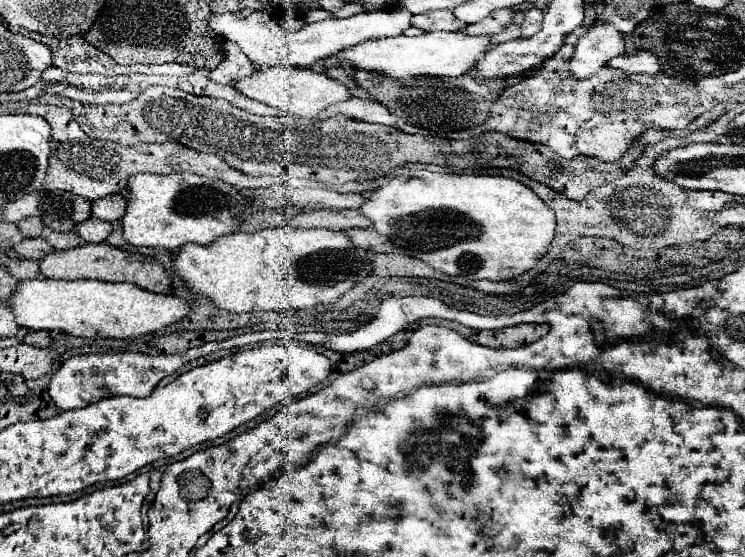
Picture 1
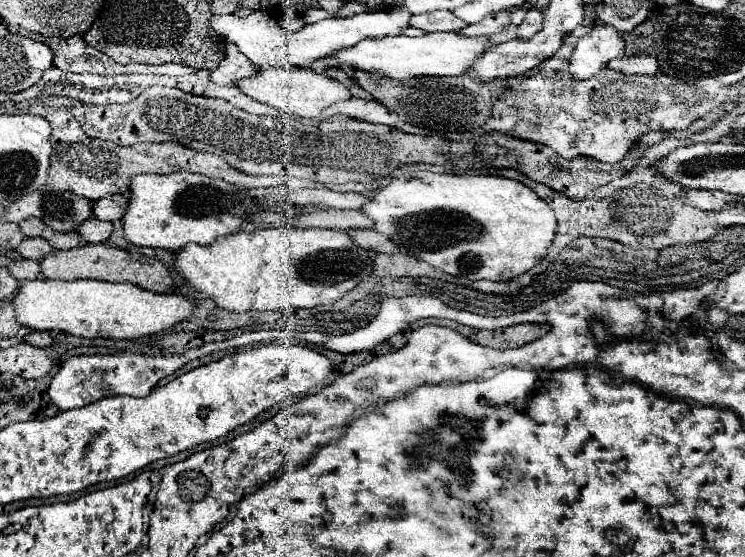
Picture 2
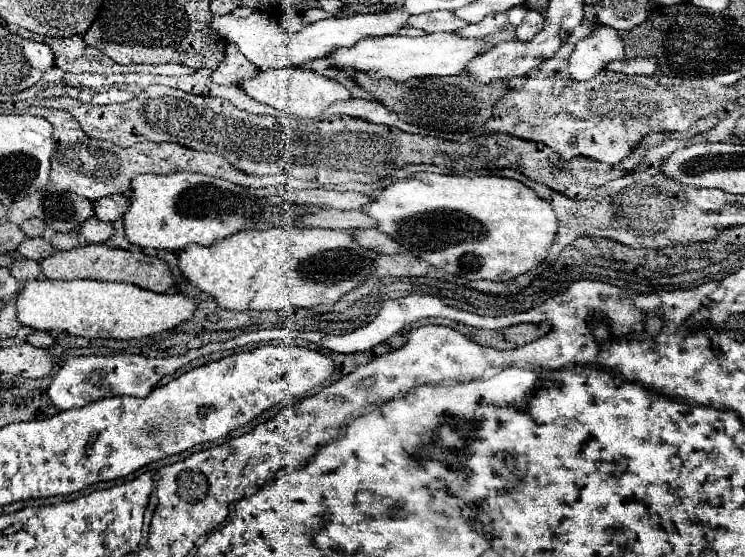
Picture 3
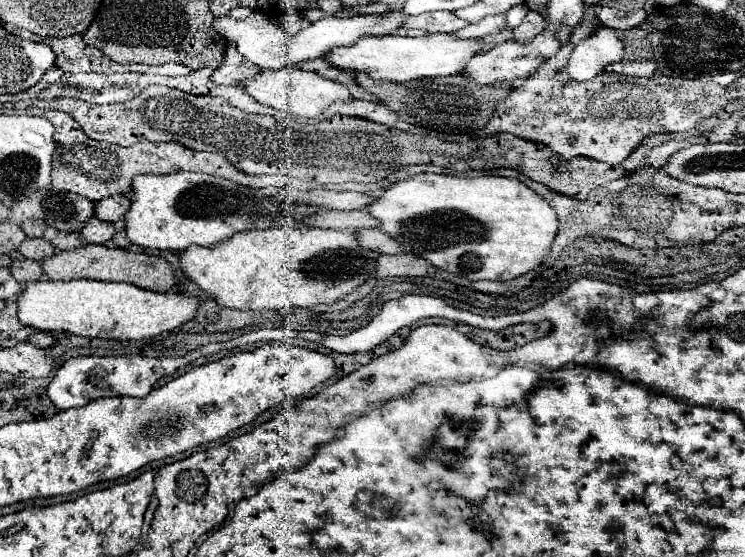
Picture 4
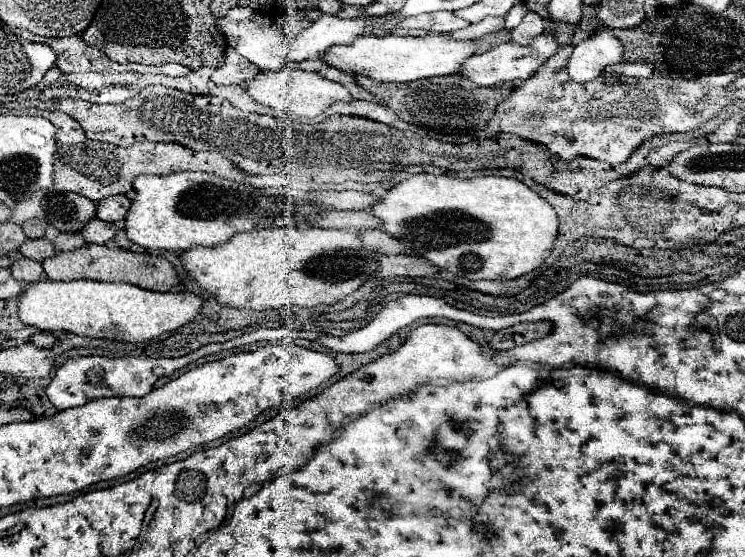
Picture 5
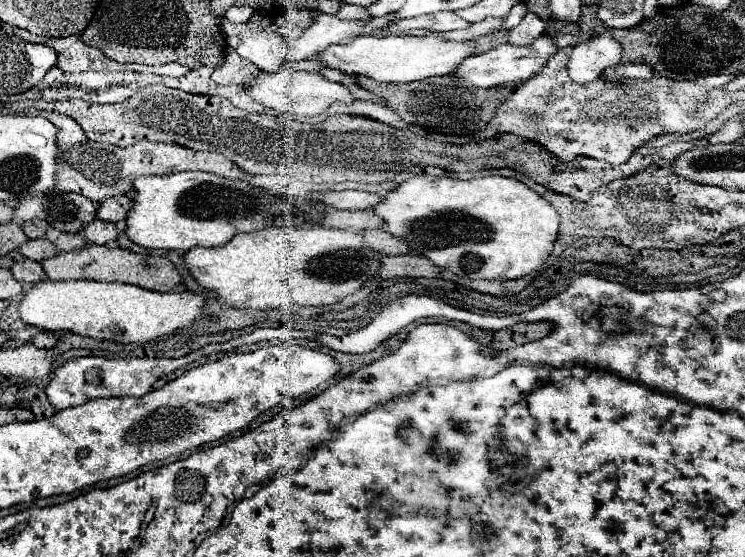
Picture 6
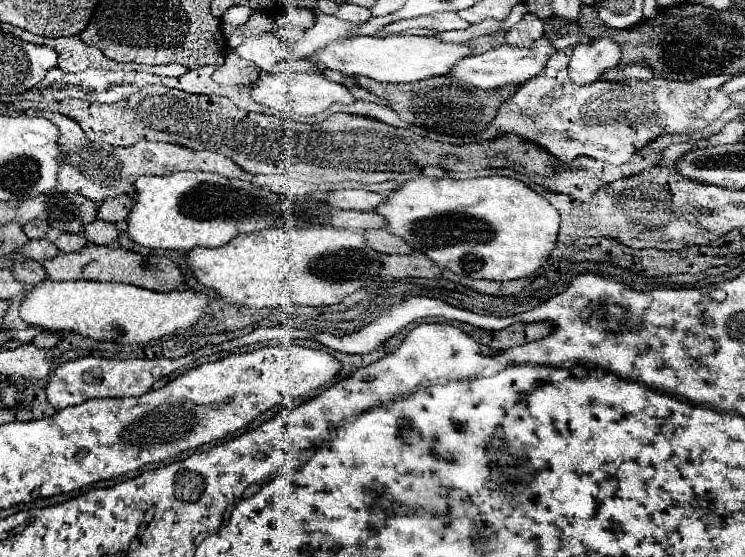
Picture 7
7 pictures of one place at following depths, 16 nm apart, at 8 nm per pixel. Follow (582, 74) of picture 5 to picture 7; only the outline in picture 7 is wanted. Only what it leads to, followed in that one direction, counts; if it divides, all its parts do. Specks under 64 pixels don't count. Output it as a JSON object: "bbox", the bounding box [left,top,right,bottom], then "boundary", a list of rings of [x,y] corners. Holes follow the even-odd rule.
{"bbox":[568,38,620,86],"boundary":[[[600,38],[574,48],[568,72],[576,84],[584,86],[596,82],[608,68],[618,66],[618,62],[620,62],[620,46],[614,40]]]}

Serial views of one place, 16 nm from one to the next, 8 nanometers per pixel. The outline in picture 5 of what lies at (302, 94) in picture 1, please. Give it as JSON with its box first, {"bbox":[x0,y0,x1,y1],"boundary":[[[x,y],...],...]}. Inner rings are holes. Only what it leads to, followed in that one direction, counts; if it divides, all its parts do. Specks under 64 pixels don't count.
{"bbox":[246,70,352,118],"boundary":[[[300,70],[260,72],[254,80],[246,82],[246,88],[248,88],[248,94],[264,106],[270,106],[274,110],[282,110],[282,112],[288,112],[288,114],[296,114],[296,116],[306,116],[306,118],[322,114],[330,104],[334,104],[338,100],[340,102],[352,102],[352,96],[350,96],[348,88],[344,88],[338,82],[324,80],[316,72],[300,72]]]}

